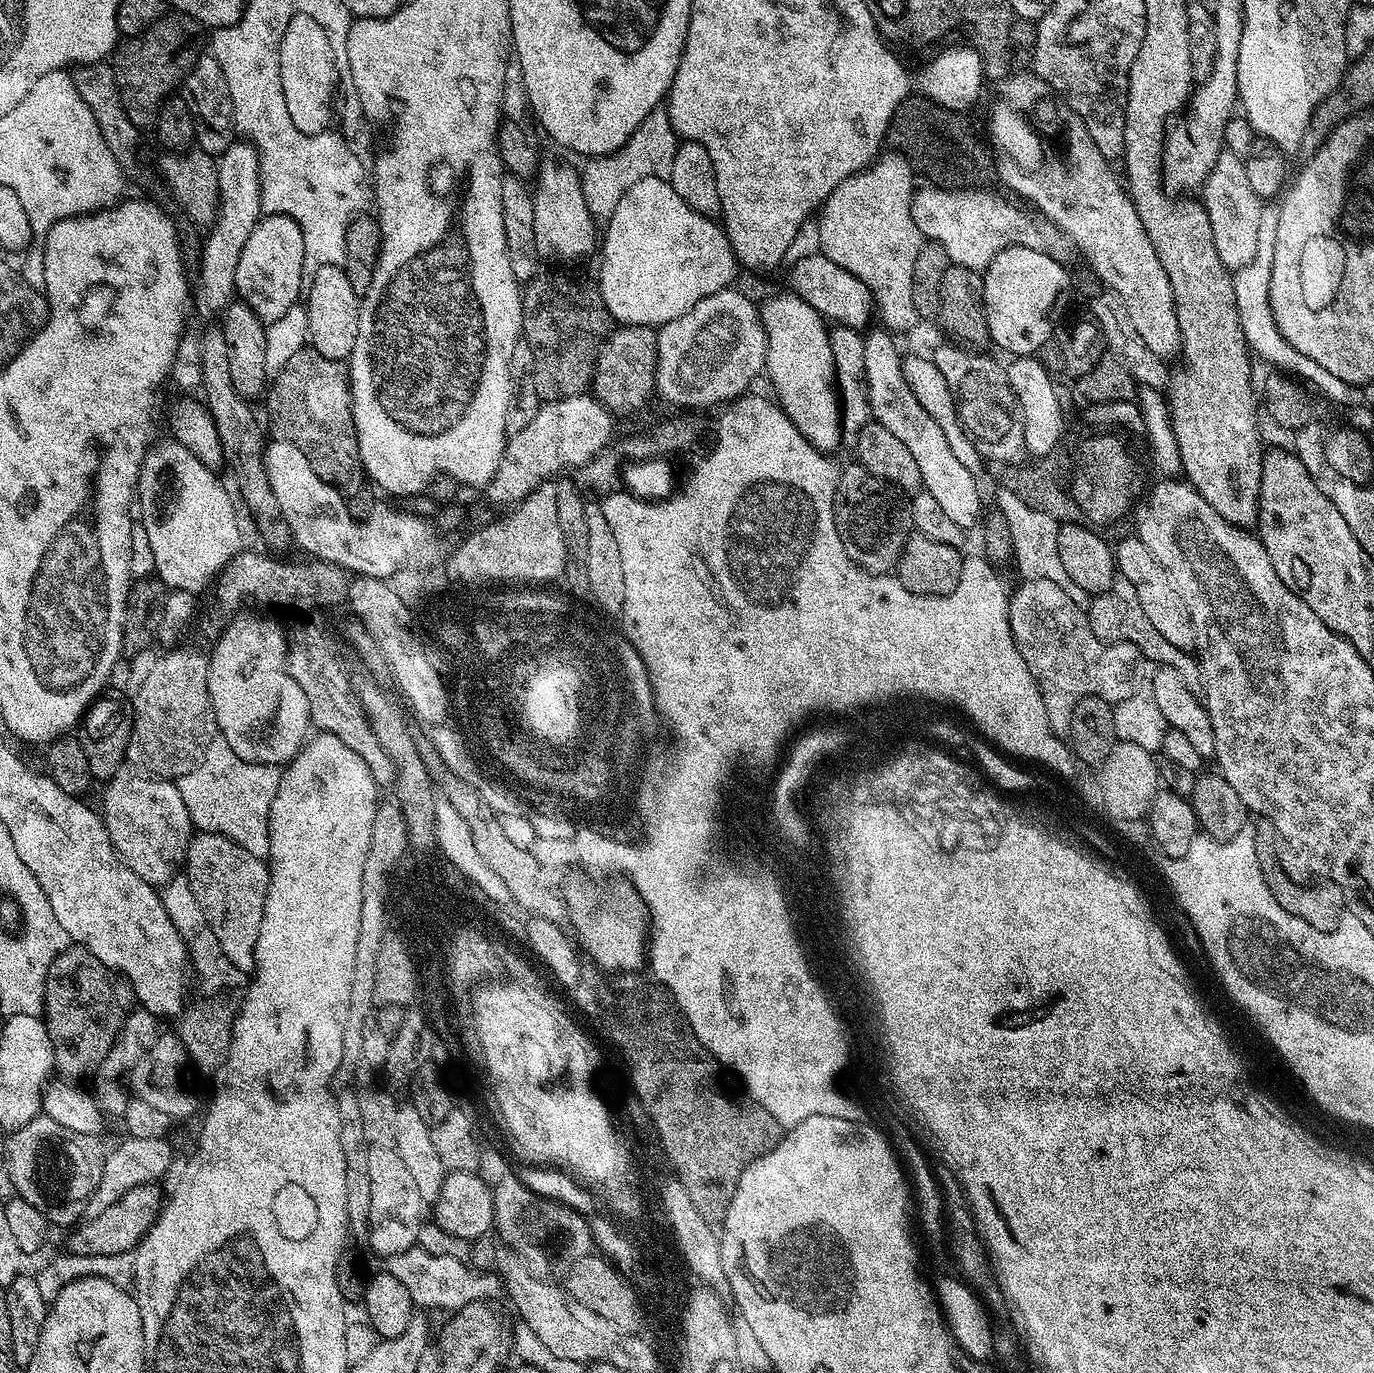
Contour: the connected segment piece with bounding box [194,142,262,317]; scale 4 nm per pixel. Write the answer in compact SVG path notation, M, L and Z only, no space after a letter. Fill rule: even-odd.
M237 142L229 143L228 149L223 152L218 158L216 169L218 170L218 186L220 187L220 214L216 218L216 223L211 225L210 231L212 232L208 236L208 241L204 244L204 254L200 258L200 285L195 285L194 288L194 310L202 316L216 316L219 317L223 313L224 309L232 303L234 299L234 293L236 290L236 271L238 270L238 257L242 255L242 246L246 246L246 238L250 238L250 230L254 230L254 226L262 218L260 211L260 156L256 153L255 146L250 142L240 142L244 144L236 144Z

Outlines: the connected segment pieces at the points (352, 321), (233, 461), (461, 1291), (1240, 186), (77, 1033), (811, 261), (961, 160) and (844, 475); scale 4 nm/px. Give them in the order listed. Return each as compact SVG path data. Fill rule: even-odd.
M339 264L320 266L311 273L306 290L304 307L308 313L309 345L322 354L324 358L337 356L339 361L345 361L352 355L354 341L358 334L358 318L360 317L360 298L354 294L343 267Z
M221 331L210 333L201 339L200 347L201 391L204 392L205 407L215 422L217 434L224 453L227 467L230 466L243 502L252 512L254 524L261 538L275 553L293 545L292 526L283 518L280 504L270 486L267 469L264 464L266 439L262 428L245 397L242 397L231 381L229 351Z
M413 1246L402 1250L398 1254L387 1257L386 1270L390 1274L394 1274L394 1278L398 1278L398 1282L402 1282L402 1286L406 1286L410 1290L410 1298L413 1305L420 1310L428 1310L424 1308L448 1308L447 1310L455 1310L474 1304L477 1302L495 1301L495 1296L502 1292L502 1281L495 1271L479 1272L476 1268L471 1268L471 1263L463 1260L455 1260L449 1256L435 1256L426 1250L422 1250L418 1246Z
M1220 151L1214 162L1214 170L1210 170L1210 174L1204 179L1202 203L1210 218L1210 230L1214 246L1218 250L1218 258L1225 268L1235 270L1246 266L1246 262L1254 258L1254 250L1258 247L1258 218L1264 204L1258 194L1254 194L1254 189L1246 178L1243 155L1239 151L1228 151Z
M70 946L62 950L50 962L50 970L46 974L44 983L43 1019L48 1025L52 1052L56 1056L55 1071L64 1078L91 1077L98 1070L98 1066L110 1054L116 1036L124 1027L124 1020L134 1007L134 993L132 985L123 976L110 971L94 954L86 948Z
M821 252L801 258L789 267L788 272L789 289L813 306L825 319L859 332L869 327L868 322L874 316L874 297L869 288L852 272L831 262Z
M922 94L901 99L892 115L887 143L903 153L913 167L927 174L935 185L953 190L987 185L995 175L995 165L989 160L981 142L972 134L964 118Z
M853 462L840 468L832 509L836 529L848 557L863 572L891 573L900 563L904 544L914 532L909 497L890 482L870 474L863 464Z

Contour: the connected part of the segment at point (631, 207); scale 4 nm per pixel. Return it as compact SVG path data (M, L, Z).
M642 178L626 190L606 221L608 229L605 232L603 229L602 247L598 252L598 256L601 256L598 287L613 321L621 325L668 324L686 314L686 310L693 308L702 298L729 287L736 276L738 261L727 232L714 221L711 215L699 213L683 201L667 179Z

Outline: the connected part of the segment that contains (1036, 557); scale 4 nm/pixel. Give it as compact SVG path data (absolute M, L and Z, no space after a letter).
M1005 490L997 491L996 504L999 515L1008 524L1010 536L1012 538L1011 559L1016 562L1016 568L1021 572L1024 580L1046 579L1056 582L1062 586L1063 590L1069 594L1070 598L1077 604L1084 606L1089 603L1090 594L1082 590L1082 586L1076 585L1070 579L1070 574L1066 574L1066 569L1062 566L1062 558L1058 558L1058 530L1060 524L1048 512L1043 512L1044 508L1028 504L1018 494Z

